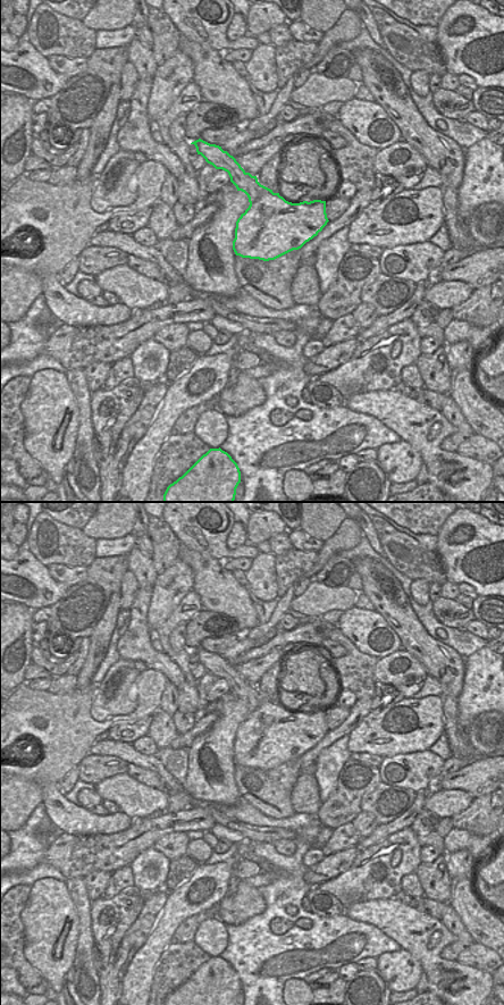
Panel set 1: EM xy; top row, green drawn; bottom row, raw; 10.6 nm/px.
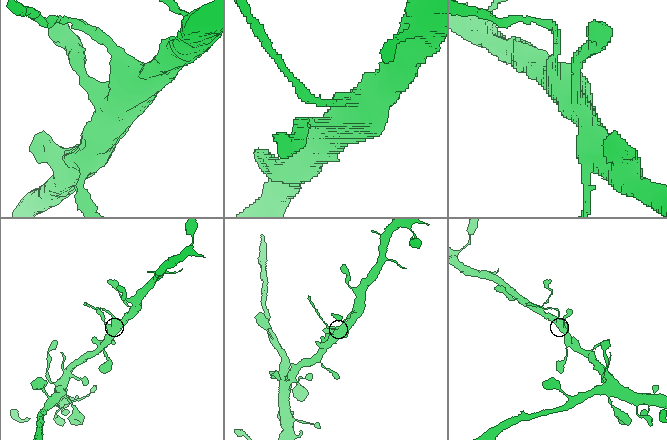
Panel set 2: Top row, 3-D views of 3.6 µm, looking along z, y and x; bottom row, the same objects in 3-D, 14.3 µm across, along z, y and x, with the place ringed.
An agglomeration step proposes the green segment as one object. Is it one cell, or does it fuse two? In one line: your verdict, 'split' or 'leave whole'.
split

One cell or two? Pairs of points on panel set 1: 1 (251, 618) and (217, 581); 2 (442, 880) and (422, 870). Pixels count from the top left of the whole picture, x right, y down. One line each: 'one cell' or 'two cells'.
1: one cell
2: one cell

